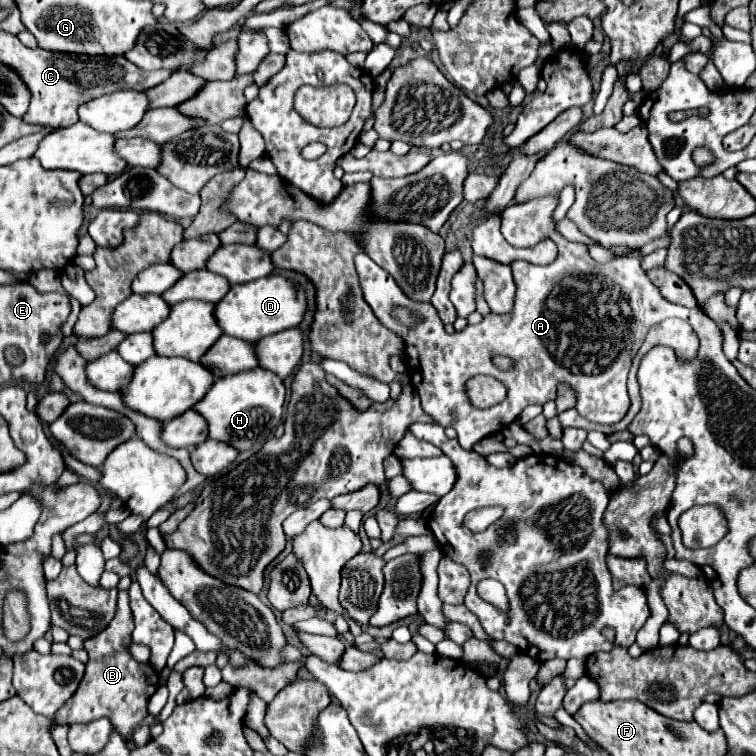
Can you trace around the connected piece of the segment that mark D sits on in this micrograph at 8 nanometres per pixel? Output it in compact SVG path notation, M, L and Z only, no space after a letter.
M270 275L250 283L234 285L228 291L228 295L216 305L214 315L226 335L256 343L268 335L300 325L304 313L306 313L306 293L298 289L290 279L284 279L280 275Z

